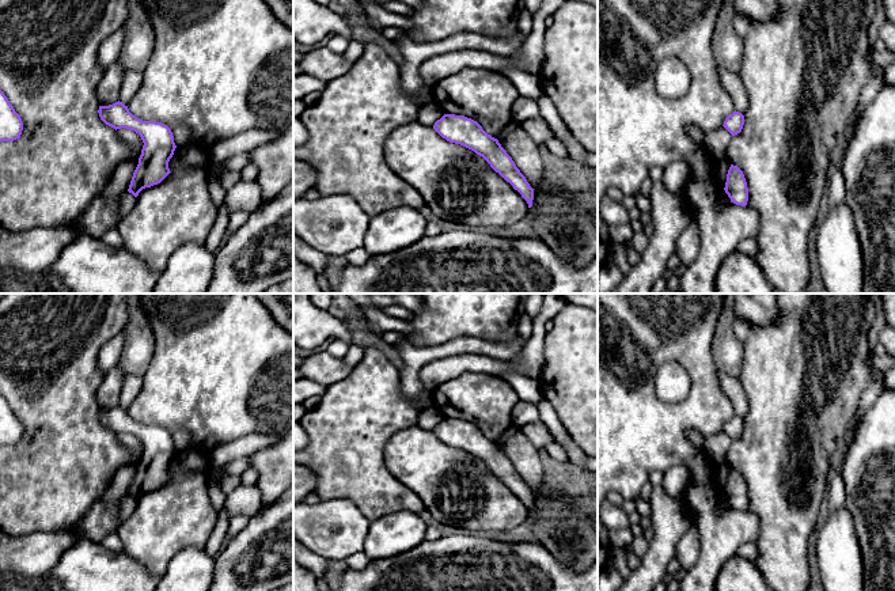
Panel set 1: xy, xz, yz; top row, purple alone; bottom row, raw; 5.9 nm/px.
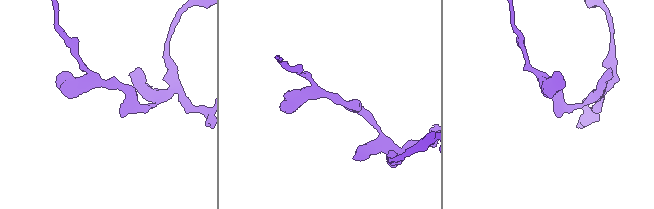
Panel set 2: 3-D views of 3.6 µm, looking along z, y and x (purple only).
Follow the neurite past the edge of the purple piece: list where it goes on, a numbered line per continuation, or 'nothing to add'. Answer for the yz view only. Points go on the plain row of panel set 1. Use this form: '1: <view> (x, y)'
nothing to add

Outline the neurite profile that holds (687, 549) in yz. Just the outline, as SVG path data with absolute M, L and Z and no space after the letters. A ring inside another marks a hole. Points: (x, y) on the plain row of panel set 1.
M690 523L689 530L680 537L675 545L675 558L680 564L680 568L690 571L699 556L699 538L698 530L694 523Z

